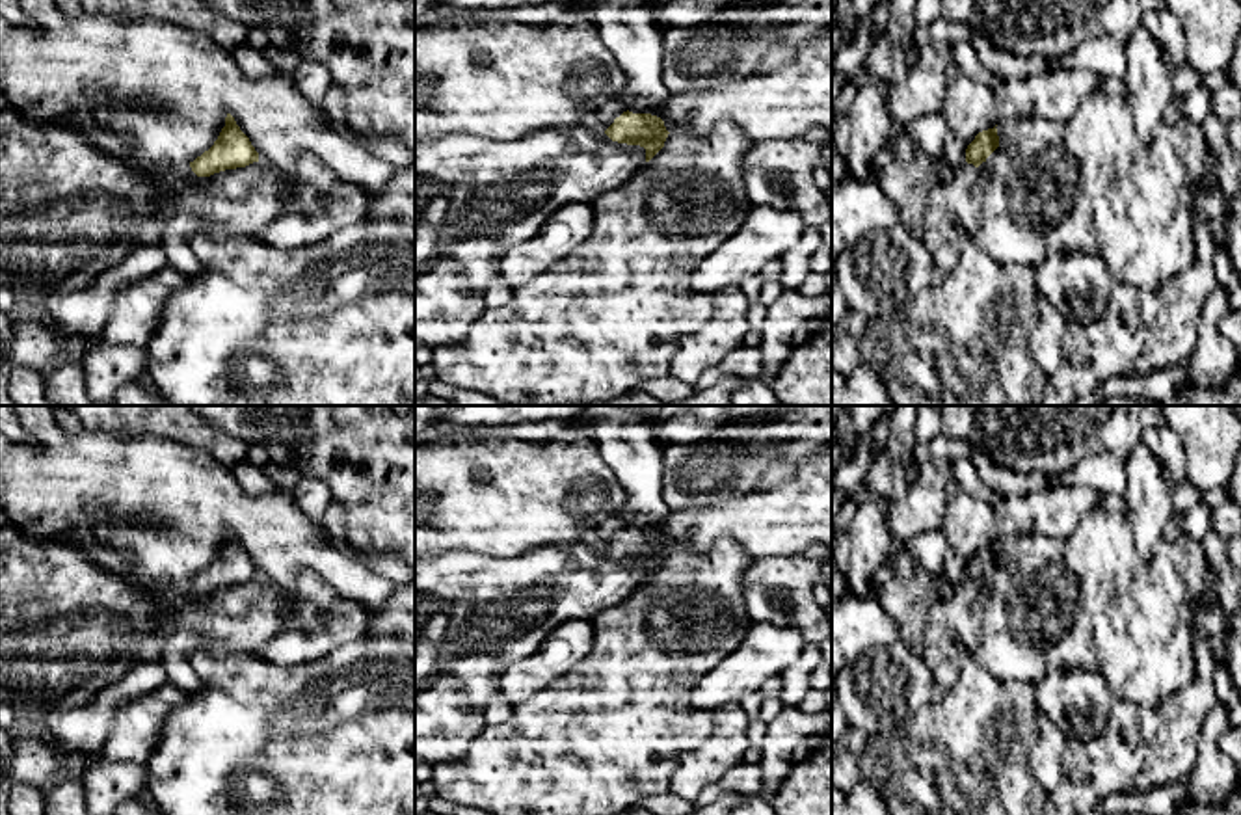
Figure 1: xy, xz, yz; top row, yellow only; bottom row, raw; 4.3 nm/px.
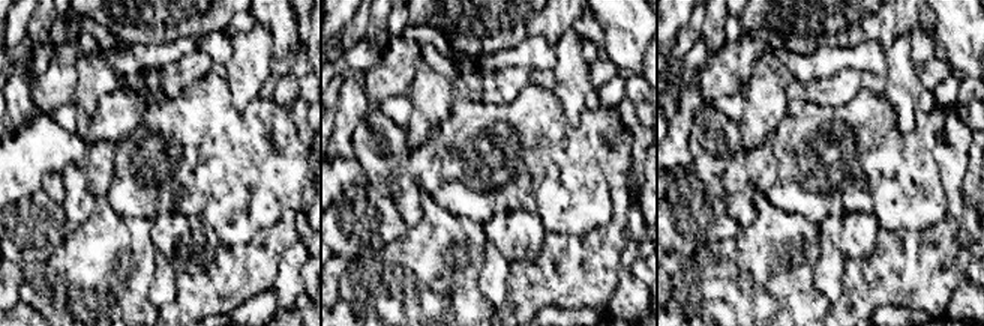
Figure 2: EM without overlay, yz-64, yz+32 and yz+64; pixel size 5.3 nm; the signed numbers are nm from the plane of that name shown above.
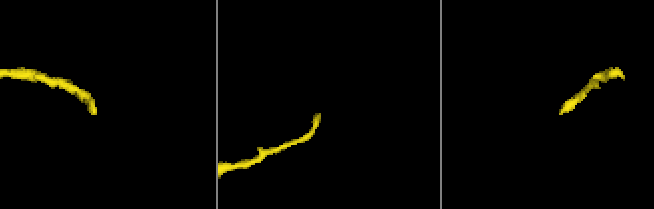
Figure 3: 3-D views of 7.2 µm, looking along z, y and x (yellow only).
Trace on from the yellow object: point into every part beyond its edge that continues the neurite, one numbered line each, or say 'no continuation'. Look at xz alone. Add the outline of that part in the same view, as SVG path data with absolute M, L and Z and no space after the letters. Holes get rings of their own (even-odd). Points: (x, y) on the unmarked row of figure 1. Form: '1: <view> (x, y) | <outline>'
1: xz (627, 441) | M588 406L590 430L601 458L627 495L621 515L633 530L670 517L662 499L662 452L653 417L634 406Z

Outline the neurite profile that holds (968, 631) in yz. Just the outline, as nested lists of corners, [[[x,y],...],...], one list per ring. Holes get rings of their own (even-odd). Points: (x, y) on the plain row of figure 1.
[[[964,581],[953,592],[953,597],[940,603],[947,623],[956,635],[956,642],[969,653],[977,649],[982,636],[982,599],[973,581]]]

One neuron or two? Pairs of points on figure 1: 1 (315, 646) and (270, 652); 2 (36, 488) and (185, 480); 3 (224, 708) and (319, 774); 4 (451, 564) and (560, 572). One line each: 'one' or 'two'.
1: one
2: one
3: one
4: one

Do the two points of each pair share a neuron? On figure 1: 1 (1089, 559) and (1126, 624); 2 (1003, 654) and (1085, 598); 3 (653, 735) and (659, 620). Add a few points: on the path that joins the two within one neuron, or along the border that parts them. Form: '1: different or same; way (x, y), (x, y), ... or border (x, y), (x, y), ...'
1: same; way (1094, 575), (1111, 607)
2: same; way (1029, 655), (1052, 655), (1083, 624)
3: same; way (653, 708), (653, 648)

